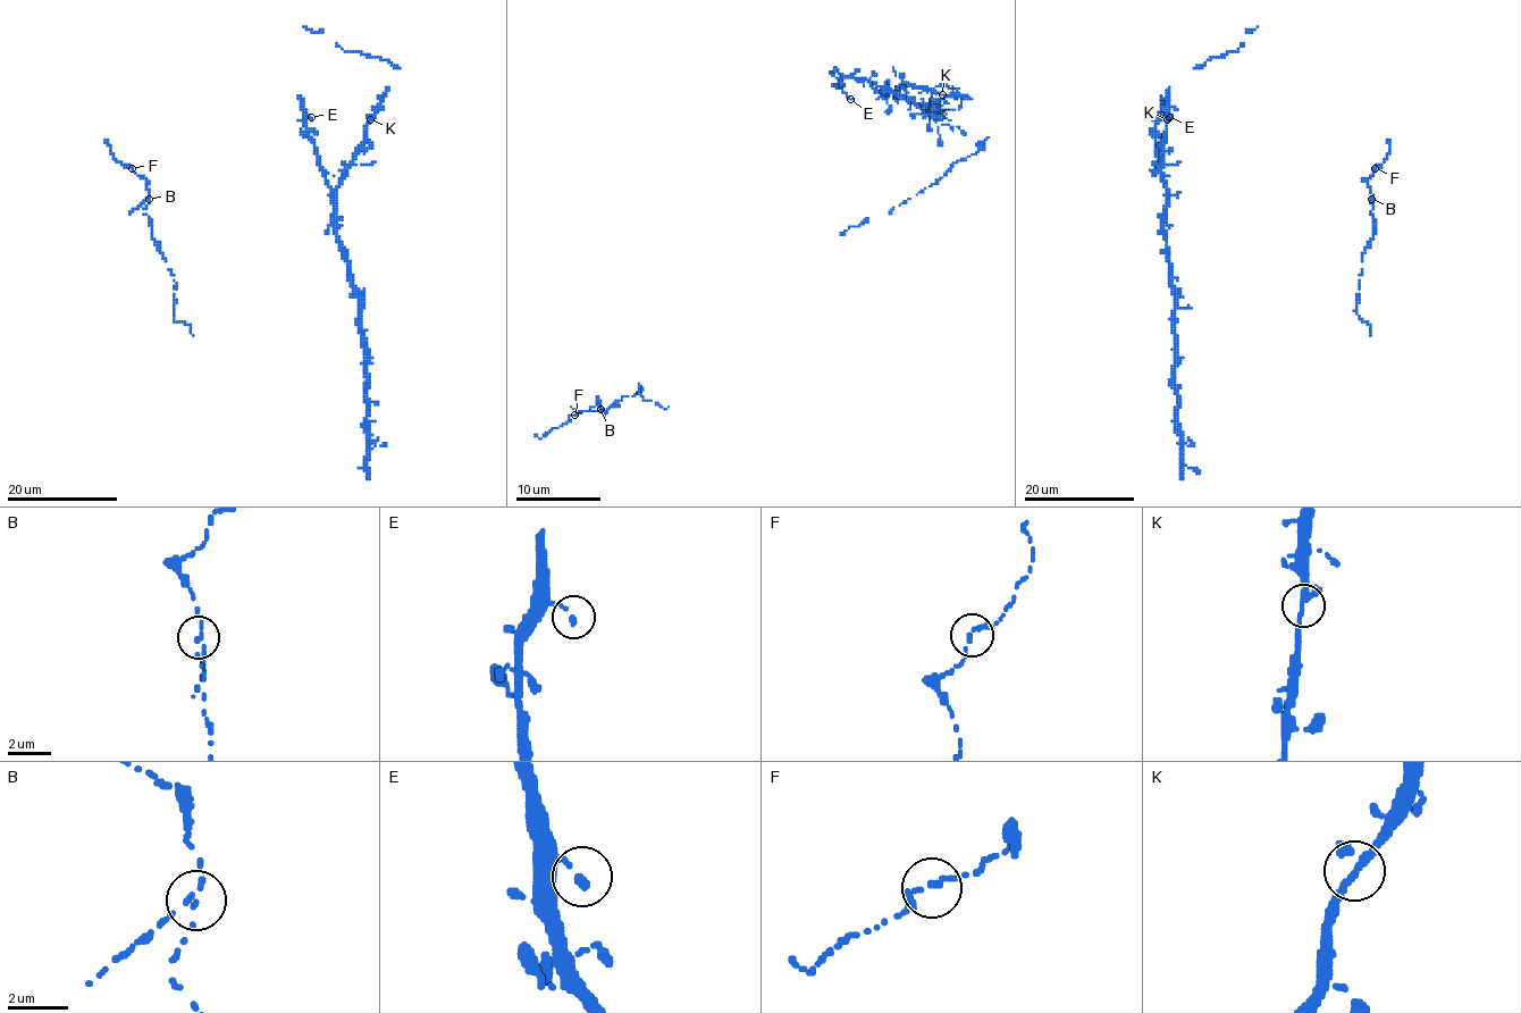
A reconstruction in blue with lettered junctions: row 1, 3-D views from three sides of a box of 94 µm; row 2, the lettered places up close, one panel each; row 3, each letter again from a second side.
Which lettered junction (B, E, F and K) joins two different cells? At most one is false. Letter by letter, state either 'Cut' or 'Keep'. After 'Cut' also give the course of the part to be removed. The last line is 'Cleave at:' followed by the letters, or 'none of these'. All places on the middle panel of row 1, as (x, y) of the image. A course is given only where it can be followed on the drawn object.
B: Keep
E: Keep
F: Keep
K: Keep
Cleave at: none of these

